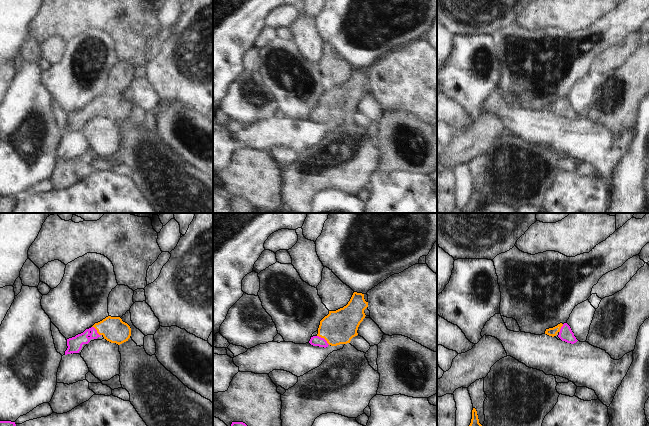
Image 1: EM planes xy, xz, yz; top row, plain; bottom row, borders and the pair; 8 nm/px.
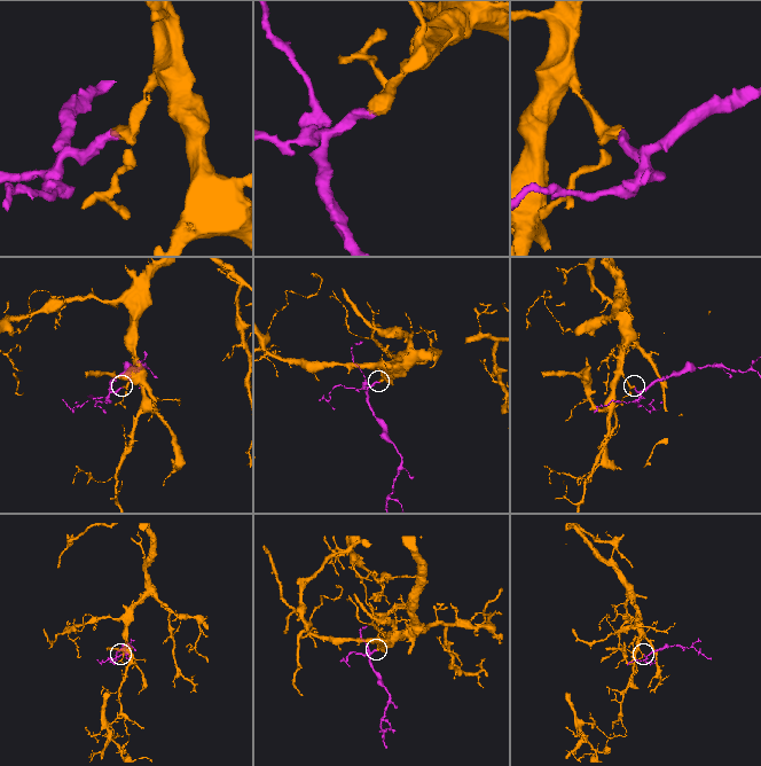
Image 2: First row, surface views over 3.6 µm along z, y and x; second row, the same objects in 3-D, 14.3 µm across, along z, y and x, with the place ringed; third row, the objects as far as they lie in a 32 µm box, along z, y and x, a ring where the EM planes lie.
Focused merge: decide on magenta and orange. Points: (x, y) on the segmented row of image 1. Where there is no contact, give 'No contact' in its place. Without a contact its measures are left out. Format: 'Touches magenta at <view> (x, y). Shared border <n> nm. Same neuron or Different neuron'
Touches magenta at xz (323, 338). Shared border 130 nm. Same neuron

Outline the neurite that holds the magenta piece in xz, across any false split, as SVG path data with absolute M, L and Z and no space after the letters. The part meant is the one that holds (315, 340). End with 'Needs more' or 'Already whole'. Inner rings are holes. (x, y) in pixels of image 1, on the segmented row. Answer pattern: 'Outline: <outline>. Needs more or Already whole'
Outline: M354 292L346 306L329 311L320 321L318 334L311 337L309 343L324 348L350 343L358 335L357 330L366 316L364 310L367 307L364 294Z. Needs more

